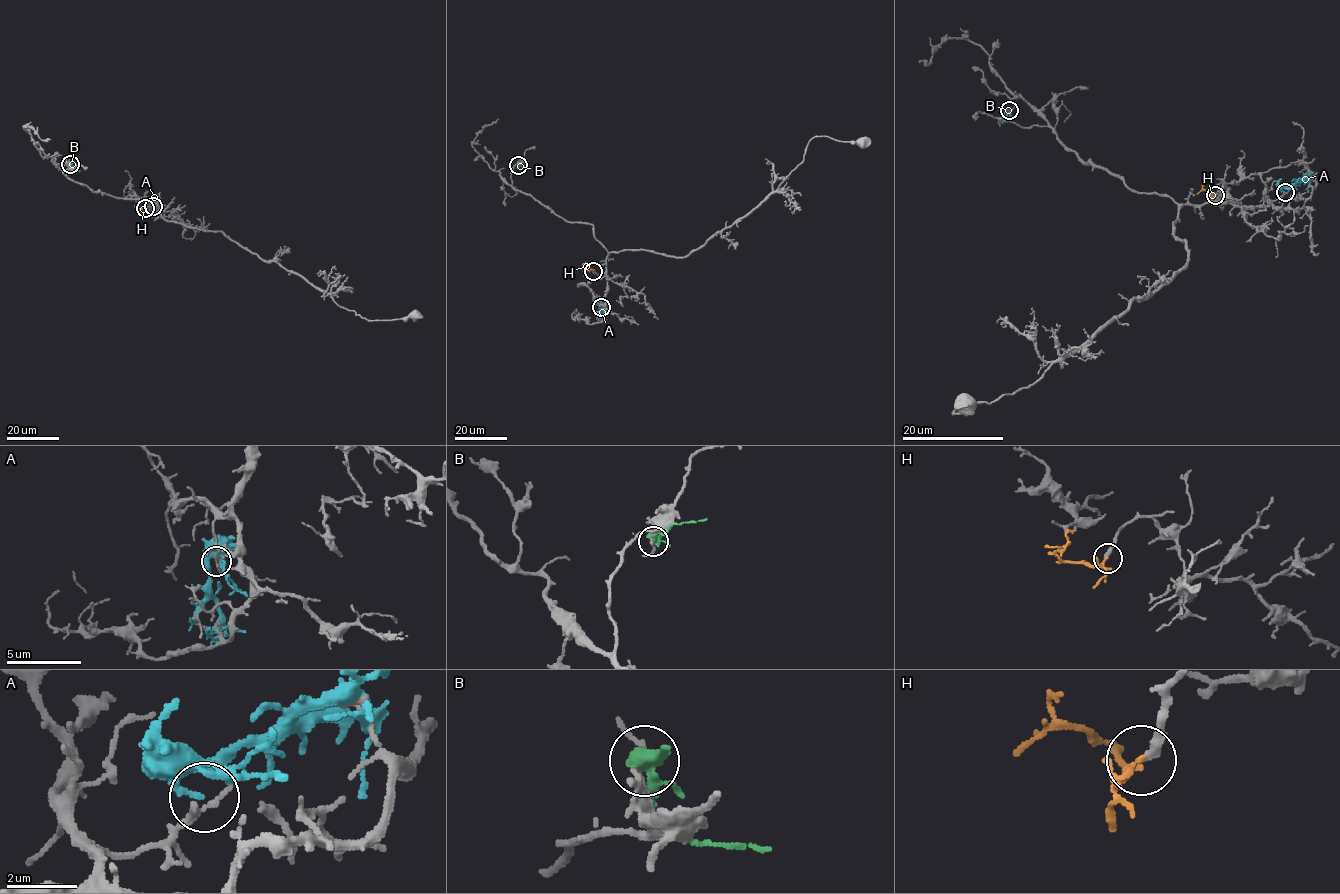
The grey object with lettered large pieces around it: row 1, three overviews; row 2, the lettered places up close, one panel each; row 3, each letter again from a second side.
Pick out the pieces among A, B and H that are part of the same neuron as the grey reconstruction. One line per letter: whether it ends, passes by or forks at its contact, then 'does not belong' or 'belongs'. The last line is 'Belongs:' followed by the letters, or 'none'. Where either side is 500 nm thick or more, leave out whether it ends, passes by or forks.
A: it ends; does not belong
B: it forks; does not belong
H: it passes by; does not belong
Belongs: none

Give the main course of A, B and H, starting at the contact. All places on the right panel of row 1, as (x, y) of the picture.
A: (1285, 192), (1283, 190), (1285, 187), (1294, 185), (1300, 179), (1308, 182), (1307, 192)
B: (1009, 111), (1009, 117), (1001, 123)
H: (1215, 194), (1212, 197), (1210, 193), (1202, 190)

